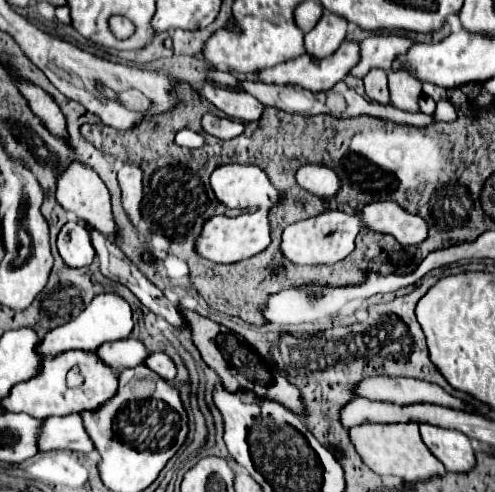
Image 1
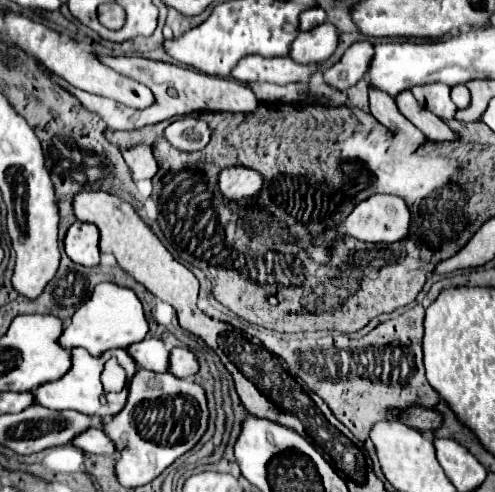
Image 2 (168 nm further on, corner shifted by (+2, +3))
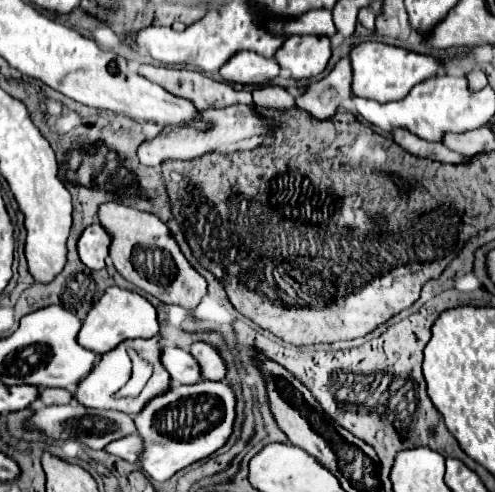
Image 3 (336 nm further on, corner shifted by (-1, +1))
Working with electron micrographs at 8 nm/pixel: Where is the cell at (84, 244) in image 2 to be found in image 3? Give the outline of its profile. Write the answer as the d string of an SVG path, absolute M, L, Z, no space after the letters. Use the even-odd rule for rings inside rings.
M91 224L83 230L77 250L81 262L91 270L101 270L105 266L105 258L109 254L109 236L101 224Z

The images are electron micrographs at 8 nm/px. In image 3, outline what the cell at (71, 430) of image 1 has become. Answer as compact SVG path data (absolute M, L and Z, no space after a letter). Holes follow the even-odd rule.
M131 434L131 436L123 436L119 440L113 440L109 442L105 448L105 452L113 454L113 456L119 456L127 462L139 462L139 452L141 452L141 440L137 434Z

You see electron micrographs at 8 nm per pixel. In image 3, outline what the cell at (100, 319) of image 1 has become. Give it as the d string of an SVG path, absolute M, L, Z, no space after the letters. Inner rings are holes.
M111 286L105 290L105 294L99 298L99 302L87 312L83 326L77 334L77 342L95 354L103 354L103 352L109 352L111 348L115 348L121 340L153 338L153 336L157 336L157 332L159 332L159 322L157 322L157 312L151 306L151 302L145 300L137 292Z

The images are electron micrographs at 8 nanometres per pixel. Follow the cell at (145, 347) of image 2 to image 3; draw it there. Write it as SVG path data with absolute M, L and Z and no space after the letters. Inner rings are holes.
M163 346L161 348L161 364L169 372L173 386L195 384L201 380L201 372L199 372L195 358L181 348Z

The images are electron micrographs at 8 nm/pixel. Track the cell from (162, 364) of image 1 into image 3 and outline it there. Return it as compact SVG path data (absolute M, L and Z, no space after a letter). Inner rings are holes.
M195 342L189 352L197 360L197 364L201 368L201 376L205 380L223 380L225 364L213 346L209 346L205 342Z

